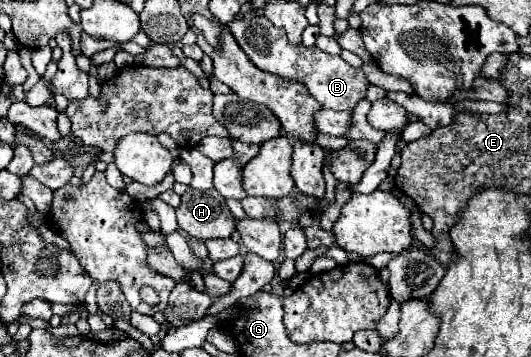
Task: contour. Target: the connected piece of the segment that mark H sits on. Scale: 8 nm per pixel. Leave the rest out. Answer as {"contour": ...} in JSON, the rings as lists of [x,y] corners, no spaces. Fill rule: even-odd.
{"contour":[[[189,188],[177,208],[177,222],[183,232],[201,240],[229,238],[235,230],[235,220],[215,188],[207,192]]]}

